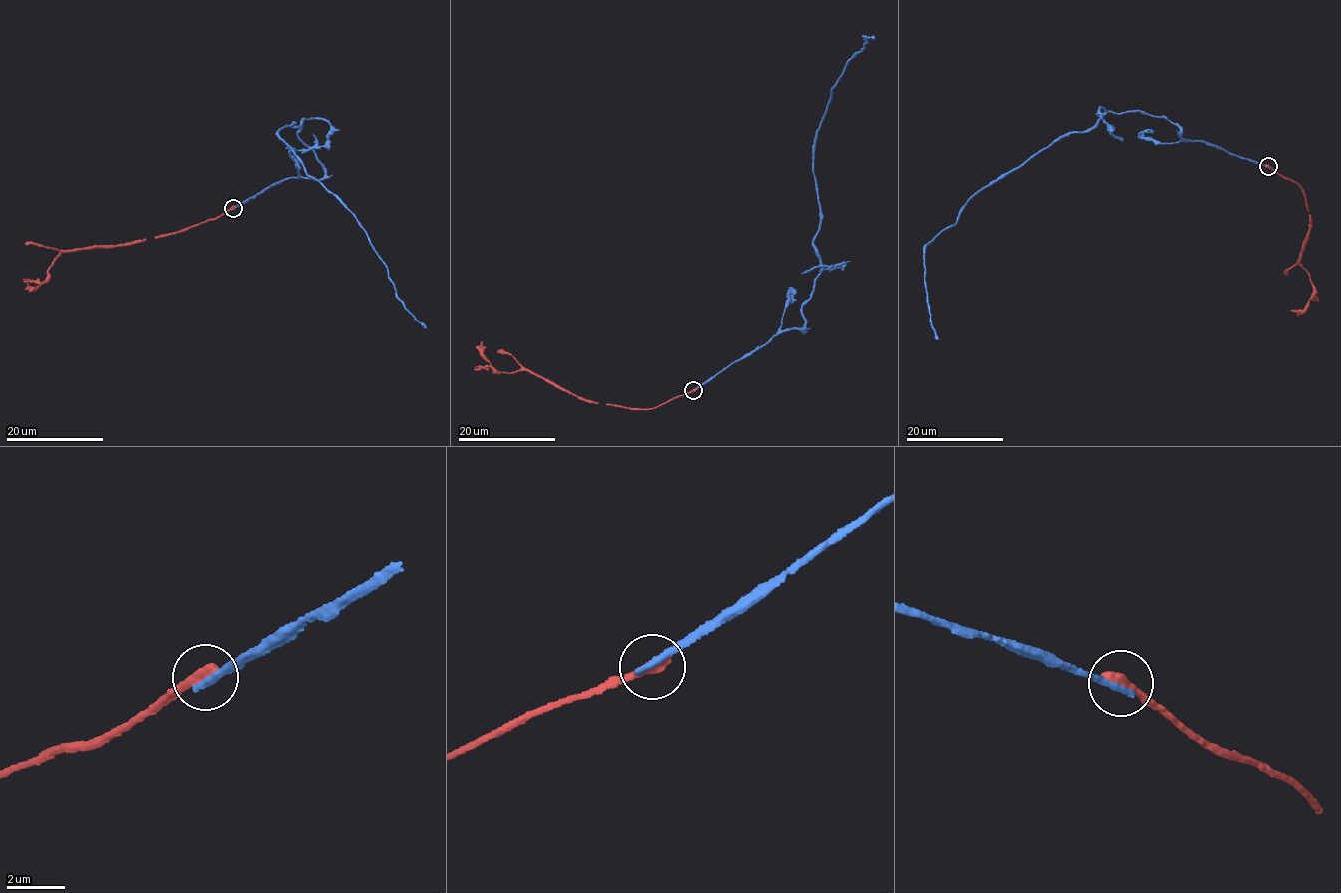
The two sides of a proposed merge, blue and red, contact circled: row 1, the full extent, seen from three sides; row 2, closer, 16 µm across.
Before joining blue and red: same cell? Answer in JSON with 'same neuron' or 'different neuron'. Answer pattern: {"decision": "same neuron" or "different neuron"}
{"decision": "different neuron"}

